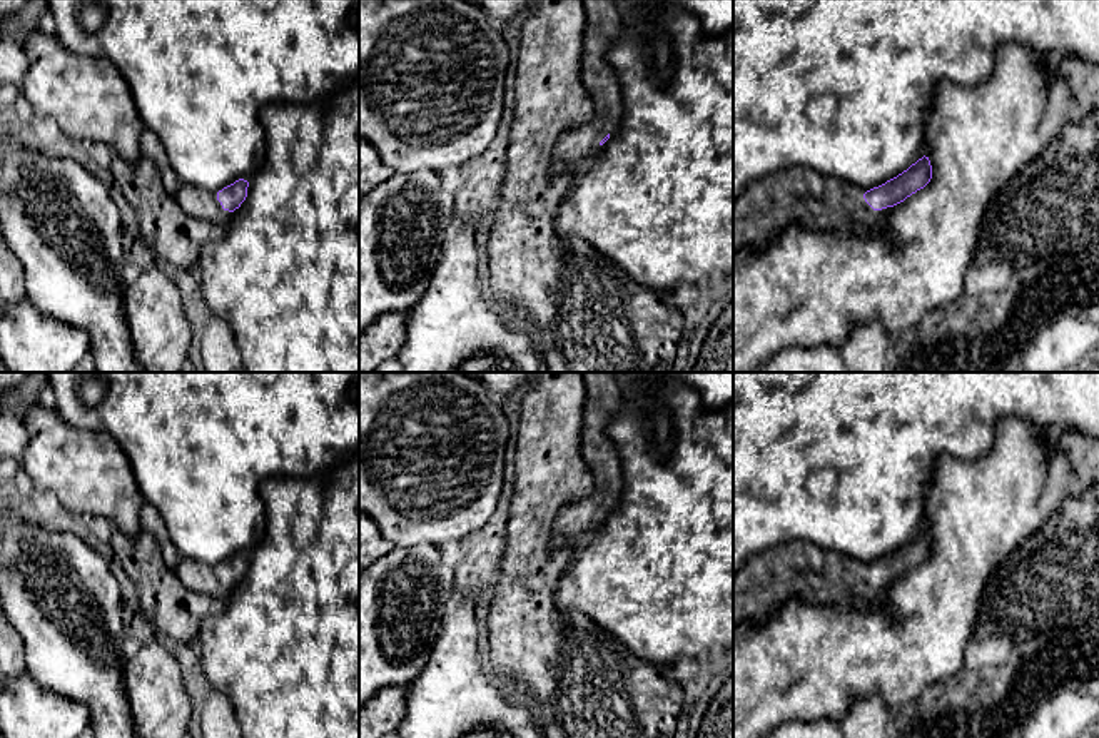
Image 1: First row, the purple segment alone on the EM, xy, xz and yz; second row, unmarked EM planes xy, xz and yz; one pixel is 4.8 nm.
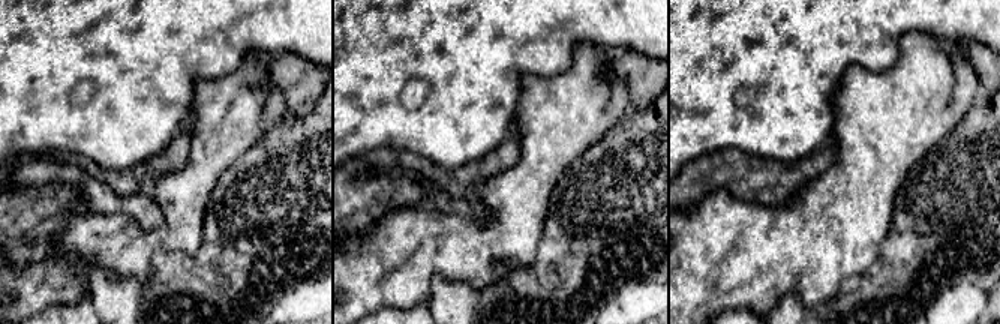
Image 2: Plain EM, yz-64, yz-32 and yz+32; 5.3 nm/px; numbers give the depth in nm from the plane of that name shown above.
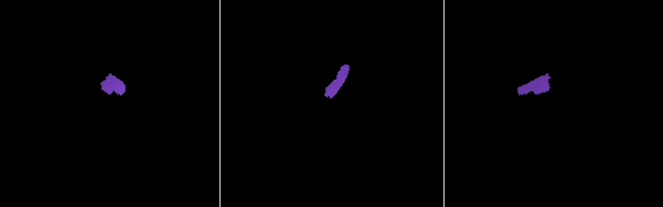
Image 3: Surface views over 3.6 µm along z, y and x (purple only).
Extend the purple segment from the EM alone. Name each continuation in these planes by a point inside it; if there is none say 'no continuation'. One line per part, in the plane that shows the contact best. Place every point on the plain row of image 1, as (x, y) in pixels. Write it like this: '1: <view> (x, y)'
1: yz (769, 580)

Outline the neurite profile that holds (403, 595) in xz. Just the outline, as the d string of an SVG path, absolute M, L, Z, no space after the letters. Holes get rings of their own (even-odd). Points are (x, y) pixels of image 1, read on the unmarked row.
M431 543L396 546L359 576L359 708L377 691L409 688L419 676L434 650L453 589L454 569Z

